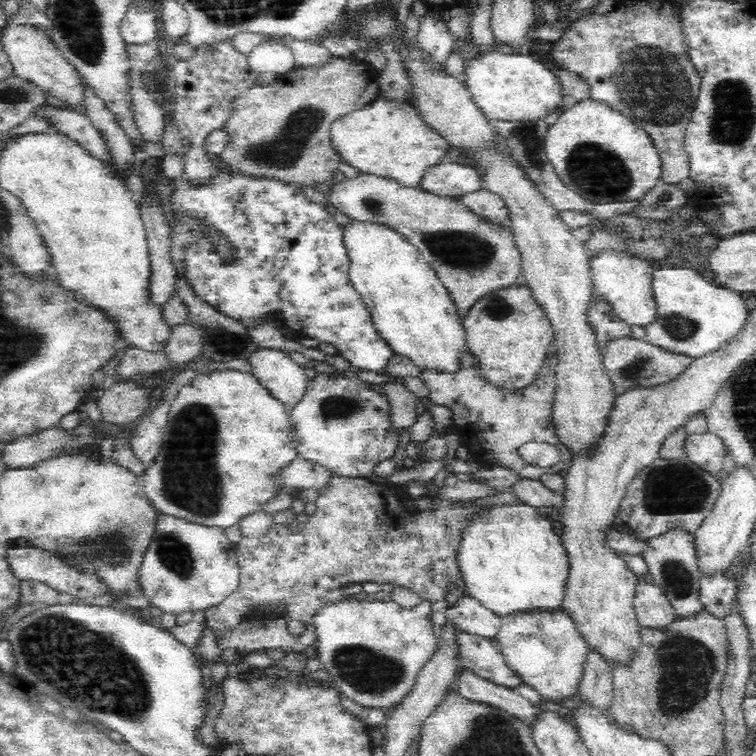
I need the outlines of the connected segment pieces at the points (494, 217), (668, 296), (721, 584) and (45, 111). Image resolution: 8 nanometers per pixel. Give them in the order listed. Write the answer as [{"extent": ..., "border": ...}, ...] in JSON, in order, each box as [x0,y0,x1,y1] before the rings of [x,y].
[{"extent":[461,189,513,230],"border":[[[481,189],[461,196],[464,204],[467,204],[474,212],[486,217],[499,227],[513,230],[510,209],[503,198],[487,189]]]},{"extent":[644,266,753,358],"border":[[[690,266],[657,269],[653,281],[659,306],[658,320],[645,327],[644,340],[654,346],[700,358],[732,343],[749,325],[753,302],[738,291],[704,278]]]},{"extent":[698,575,736,620],"border":[[[725,575],[705,576],[698,586],[698,601],[704,611],[716,619],[724,620],[735,605],[736,582]]]},{"extent":[30,102,108,163],"border":[[[44,102],[44,104],[34,106],[30,116],[44,118],[51,126],[50,132],[64,135],[67,139],[85,148],[94,158],[108,163],[104,140],[86,115],[77,113],[70,108],[62,109]]]}]

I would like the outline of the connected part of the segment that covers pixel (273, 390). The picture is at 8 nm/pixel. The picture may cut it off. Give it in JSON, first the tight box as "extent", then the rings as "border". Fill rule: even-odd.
{"extent":[248,349,309,414],"border":[[[264,349],[254,353],[248,360],[251,361],[251,373],[258,379],[261,386],[268,389],[268,393],[275,400],[282,402],[290,414],[300,400],[305,396],[309,378],[304,372],[304,367],[290,359],[288,354],[278,349]]]}

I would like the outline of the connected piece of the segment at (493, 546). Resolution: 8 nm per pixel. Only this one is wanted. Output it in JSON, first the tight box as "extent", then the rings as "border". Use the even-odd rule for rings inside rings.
{"extent":[458,502,570,619],"border":[[[524,502],[515,506],[496,506],[482,512],[472,528],[464,532],[458,560],[468,587],[467,594],[501,619],[514,613],[554,614],[562,608],[570,572],[569,554],[553,522],[538,511]]]}

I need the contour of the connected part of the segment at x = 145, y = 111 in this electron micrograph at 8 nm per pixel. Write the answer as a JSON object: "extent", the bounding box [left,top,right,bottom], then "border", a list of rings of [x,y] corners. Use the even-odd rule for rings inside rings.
{"extent":[131,70,169,144],"border":[[[132,70],[131,85],[133,88],[135,121],[143,134],[143,139],[152,142],[152,144],[162,143],[169,111],[148,93],[143,74]]]}

